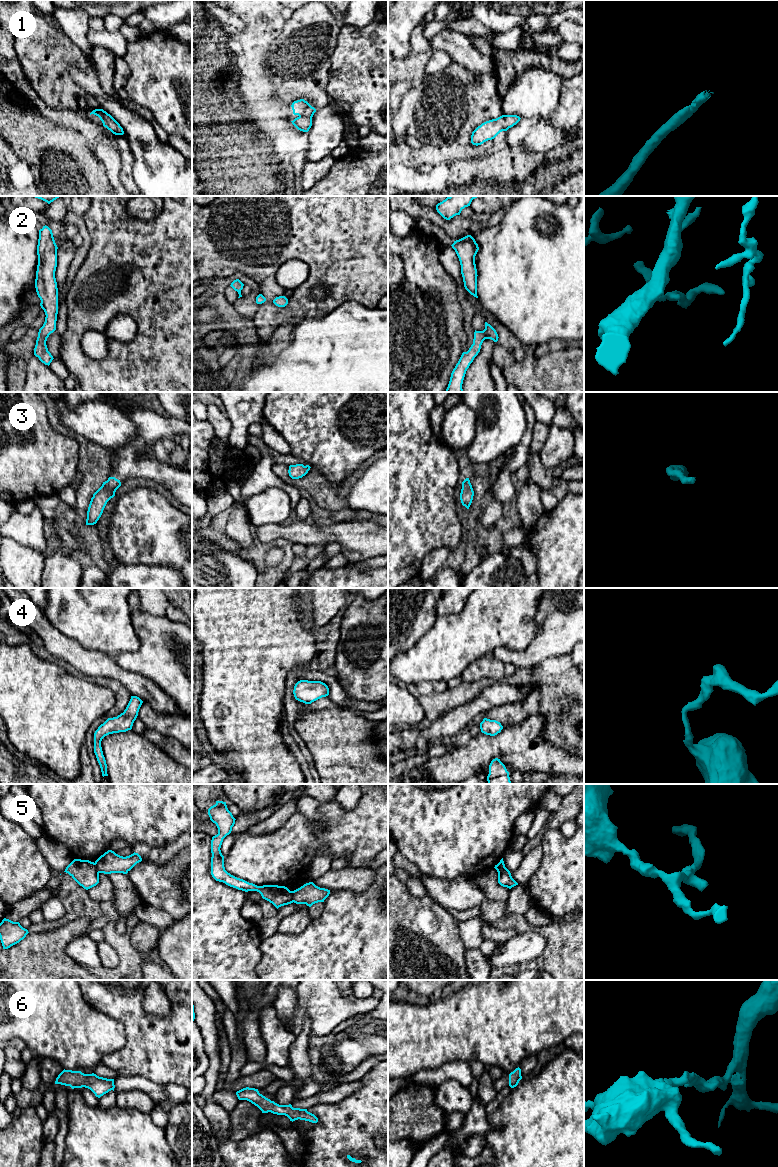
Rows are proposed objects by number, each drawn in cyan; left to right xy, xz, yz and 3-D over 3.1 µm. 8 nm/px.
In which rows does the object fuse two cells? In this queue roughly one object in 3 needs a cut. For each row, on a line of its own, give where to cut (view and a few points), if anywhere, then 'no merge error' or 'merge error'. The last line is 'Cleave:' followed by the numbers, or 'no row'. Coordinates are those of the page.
1: no cut; no merge error
2: no cut; no merge error
3: no cut; no merge error
4: no cut; no merge error
5: cut in xz along (291, 891), (293, 901); merge error
6: no cut; no merge error
Cleave: 5

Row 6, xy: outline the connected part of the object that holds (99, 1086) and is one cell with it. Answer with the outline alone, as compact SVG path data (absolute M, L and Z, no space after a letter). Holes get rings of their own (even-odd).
M63 1070L56 1078L55 1084L61 1084L74 1088L88 1088L96 1097L100 1098L104 1094L115 1088L114 1079L99 1077L96 1074L84 1074L81 1071Z

